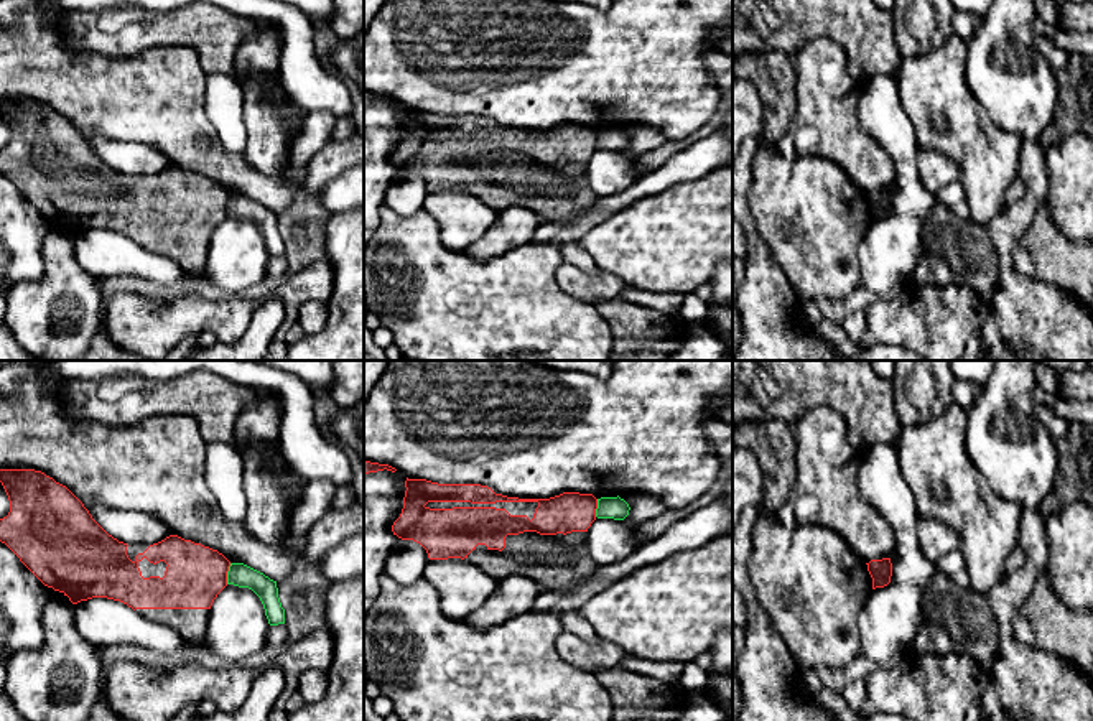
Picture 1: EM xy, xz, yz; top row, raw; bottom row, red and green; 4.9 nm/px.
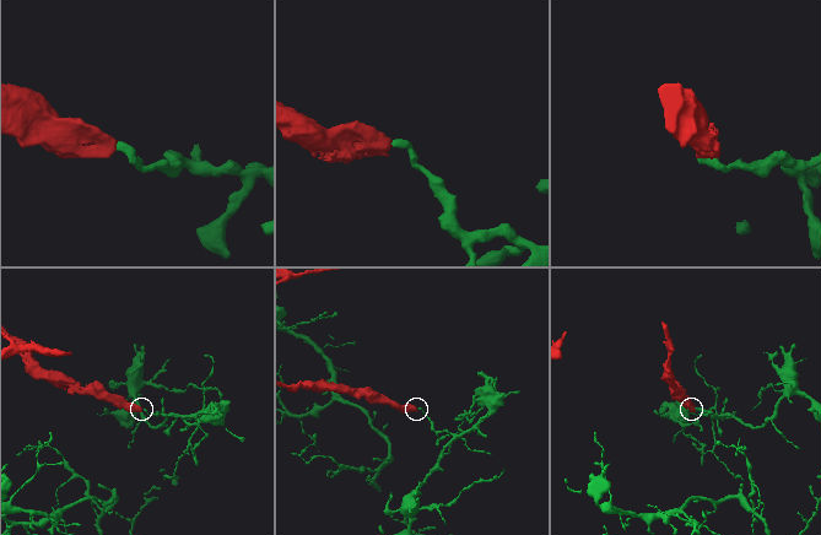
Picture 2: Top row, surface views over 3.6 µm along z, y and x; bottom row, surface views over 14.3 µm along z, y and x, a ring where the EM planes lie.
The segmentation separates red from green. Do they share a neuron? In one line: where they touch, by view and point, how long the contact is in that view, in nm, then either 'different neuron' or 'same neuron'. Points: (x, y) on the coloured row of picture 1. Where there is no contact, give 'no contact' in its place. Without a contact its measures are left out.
xy (226, 573) | 110 nm | different neuron

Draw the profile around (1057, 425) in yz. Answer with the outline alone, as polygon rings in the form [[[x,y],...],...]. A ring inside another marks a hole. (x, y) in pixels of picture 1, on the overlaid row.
[[[1034,402],[1034,415],[1049,428],[1053,440],[1067,435],[1070,423],[1047,405]]]

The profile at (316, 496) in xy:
[[[316,479],[305,484],[301,502],[290,512],[293,532],[288,548],[298,560],[305,558],[308,533],[331,509],[336,491],[337,487],[328,479]]]

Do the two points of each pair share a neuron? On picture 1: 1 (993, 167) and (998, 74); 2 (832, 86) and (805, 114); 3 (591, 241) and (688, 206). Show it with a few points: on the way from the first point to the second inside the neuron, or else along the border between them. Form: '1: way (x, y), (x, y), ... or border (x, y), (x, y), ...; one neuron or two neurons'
1: border (970, 93), (999, 127), (1024, 139); two neurons
2: way (825, 93), (812, 107); one neuron
3: way (616, 241), (654, 241), (664, 231); one neuron

